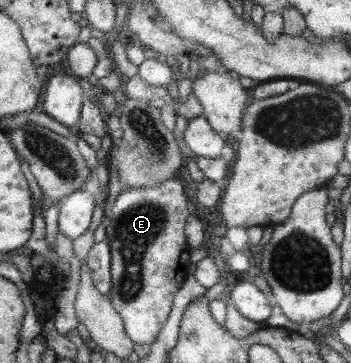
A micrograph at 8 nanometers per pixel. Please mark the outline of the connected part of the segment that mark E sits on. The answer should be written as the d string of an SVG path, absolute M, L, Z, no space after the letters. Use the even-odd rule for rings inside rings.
M179 177L164 179L151 187L122 189L111 204L111 220L106 225L105 240L110 247L112 288L107 296L122 317L125 333L134 344L151 345L155 342L171 313L175 294L188 276L191 247L186 238L185 226L190 213L183 189Z

